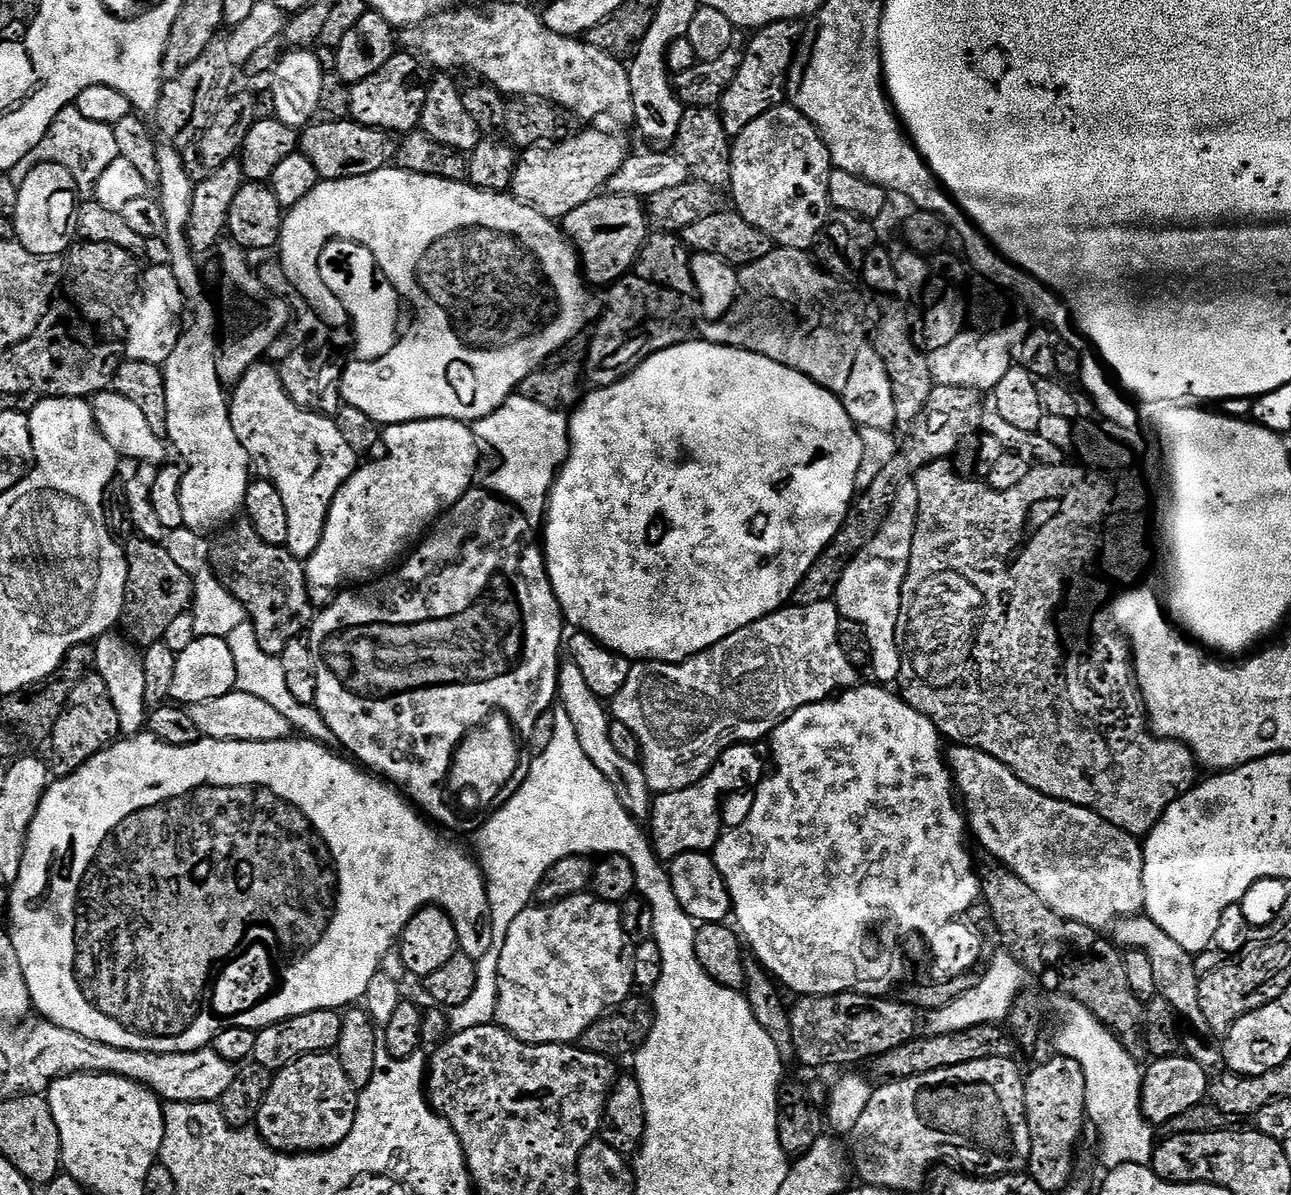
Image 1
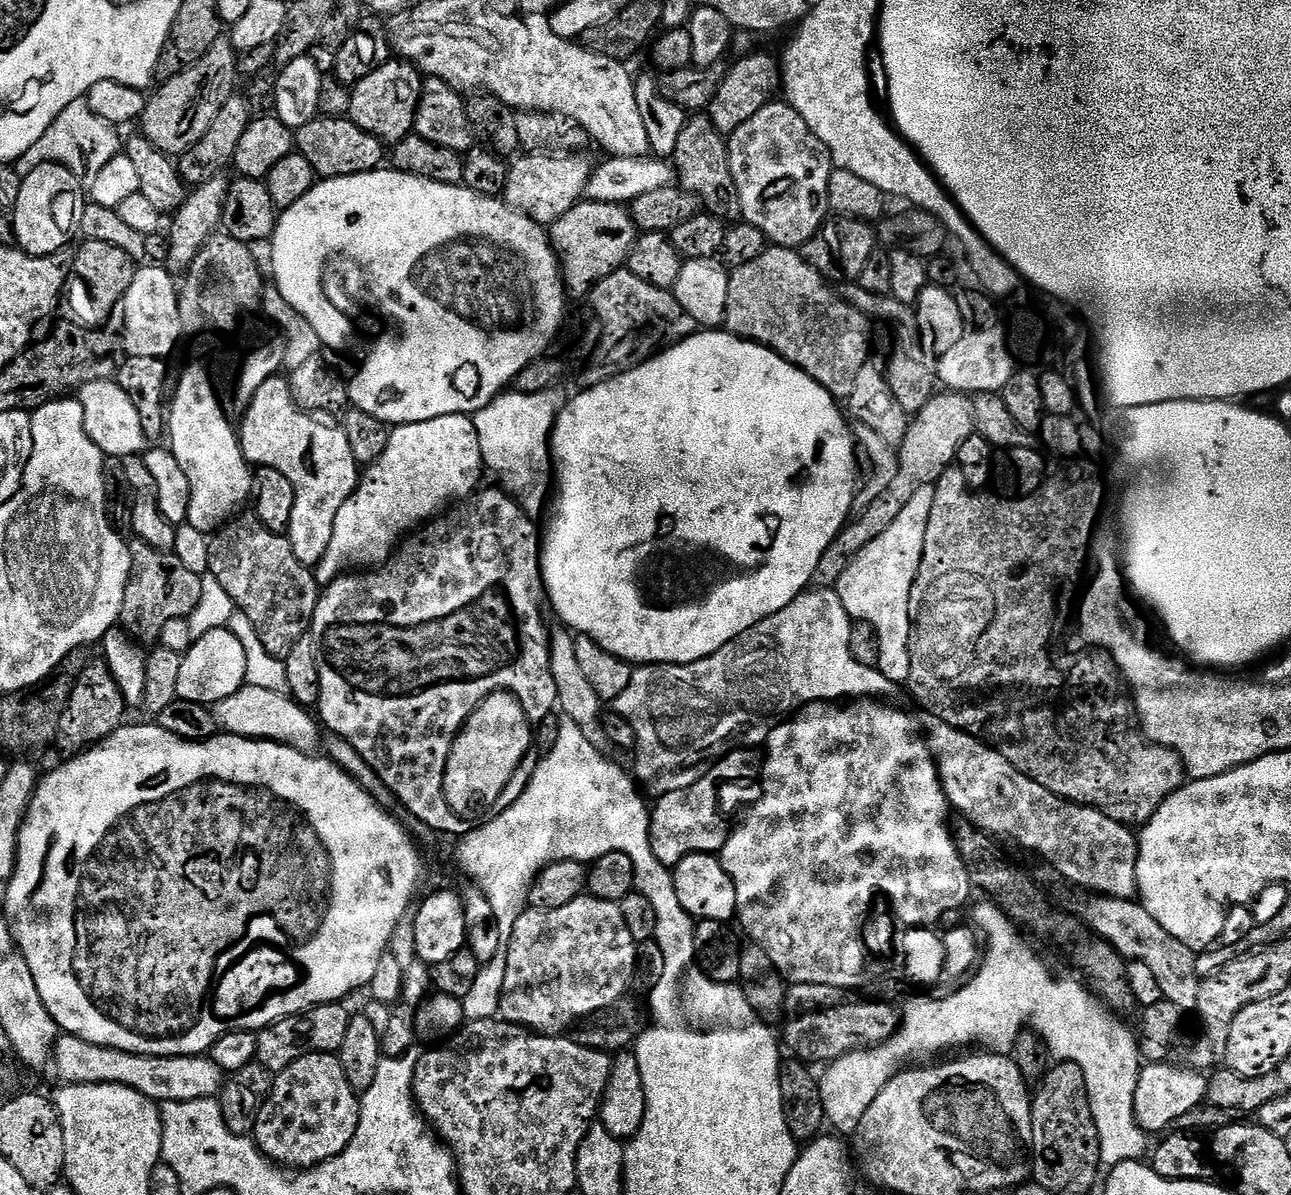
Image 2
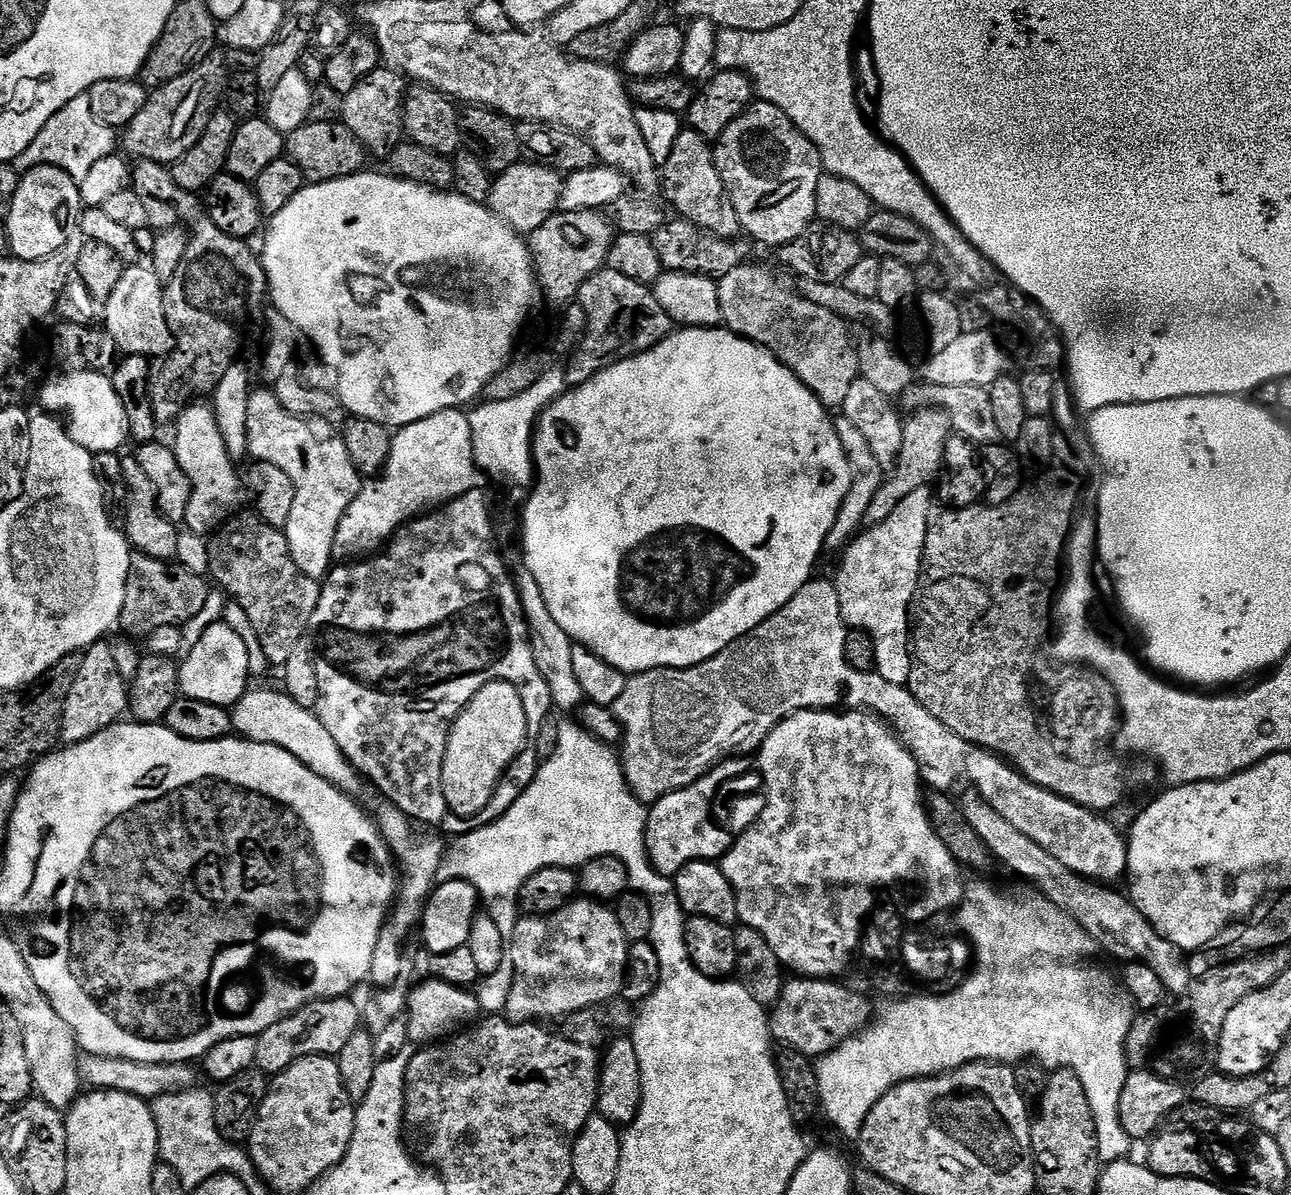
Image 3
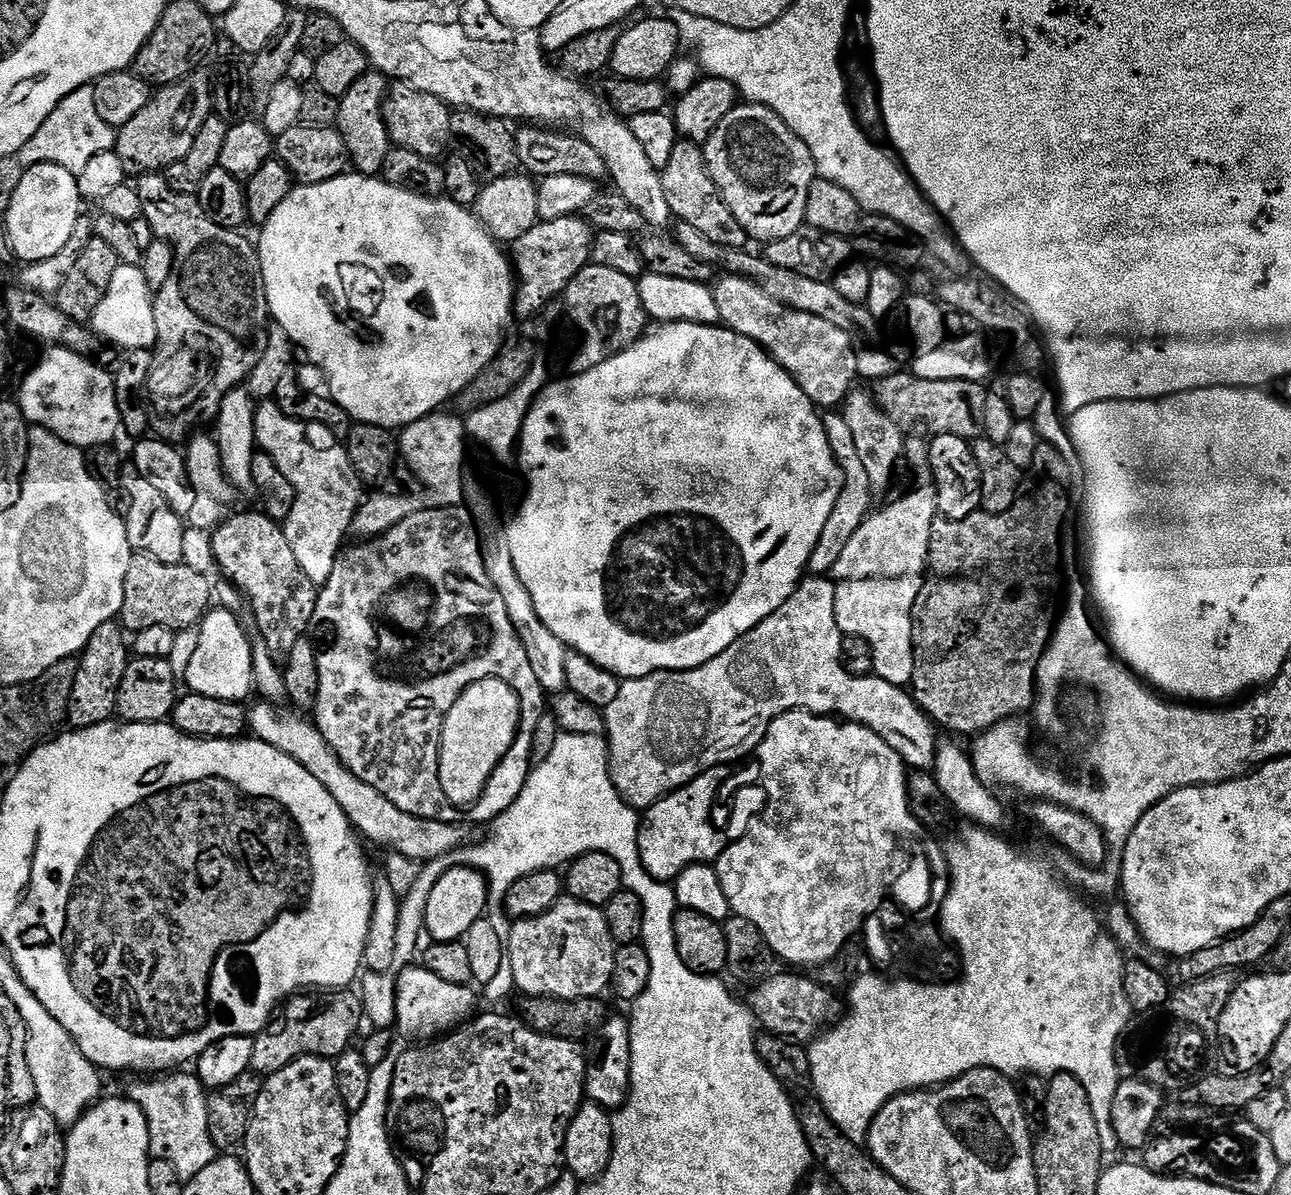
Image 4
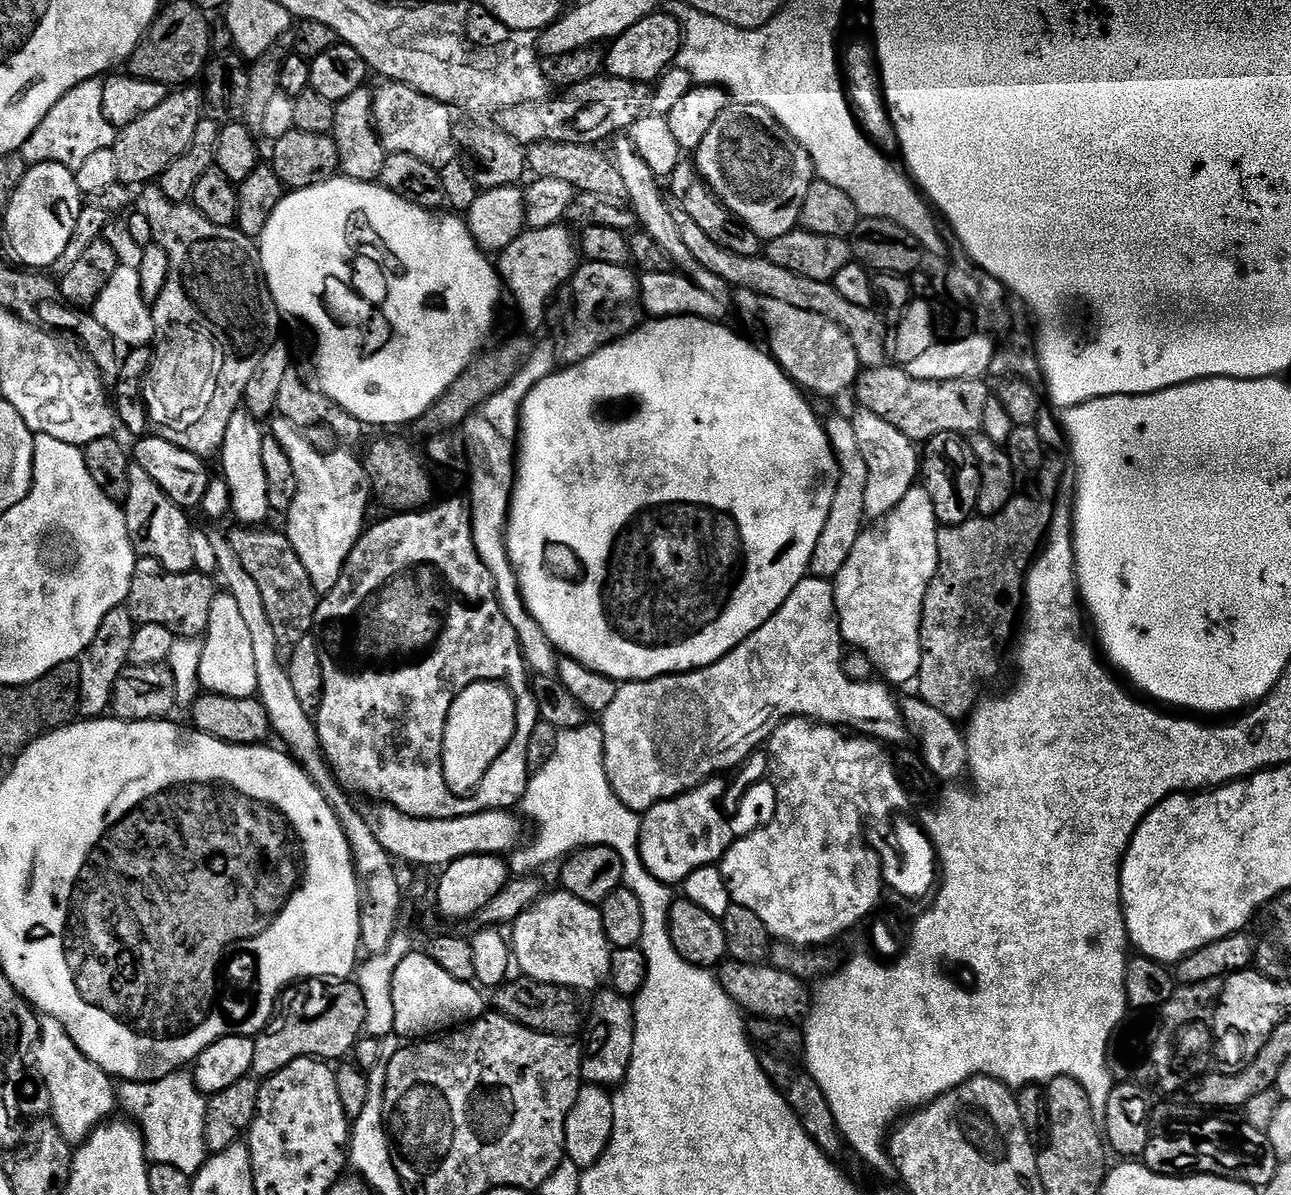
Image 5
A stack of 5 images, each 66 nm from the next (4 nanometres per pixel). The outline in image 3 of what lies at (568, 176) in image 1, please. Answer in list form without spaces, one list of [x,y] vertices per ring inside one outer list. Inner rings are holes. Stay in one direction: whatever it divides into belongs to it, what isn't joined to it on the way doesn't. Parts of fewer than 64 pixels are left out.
[[[519,162],[499,173],[492,181],[492,189],[486,204],[493,214],[502,218],[514,231],[531,234],[552,216],[556,215],[560,205],[560,191],[564,185],[561,173],[539,162]]]

